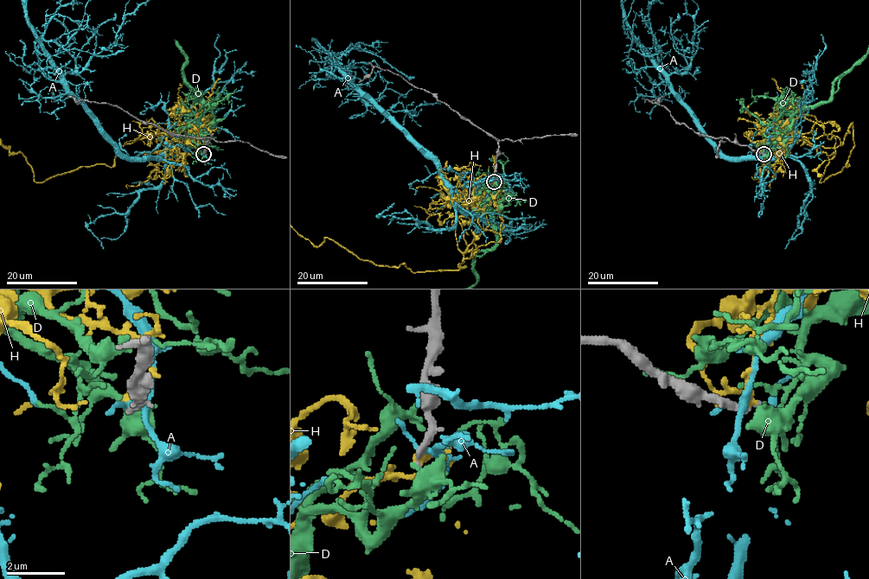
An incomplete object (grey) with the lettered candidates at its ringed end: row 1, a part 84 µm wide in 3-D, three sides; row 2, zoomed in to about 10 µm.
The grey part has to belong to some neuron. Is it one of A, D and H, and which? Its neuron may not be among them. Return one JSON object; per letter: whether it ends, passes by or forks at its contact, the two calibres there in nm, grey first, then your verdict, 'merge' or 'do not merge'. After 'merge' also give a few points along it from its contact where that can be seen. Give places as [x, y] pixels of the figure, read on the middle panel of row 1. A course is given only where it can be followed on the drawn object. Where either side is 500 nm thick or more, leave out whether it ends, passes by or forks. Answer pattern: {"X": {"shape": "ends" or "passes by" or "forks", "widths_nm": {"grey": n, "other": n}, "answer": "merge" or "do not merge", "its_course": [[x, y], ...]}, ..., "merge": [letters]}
{"A": {"shape": "passes by", "widths_nm": {"grey": 320, "other": 200}, "answer": "do not merge"}, "D": {"shape": "ends", "widths_nm": {"grey": 200, "other": 480}, "answer": "do not merge"}, "H": {"shape": "ends", "widths_nm": {"grey": 260, "other": 300}, "answer": "do not merge"}, "merge": []}

